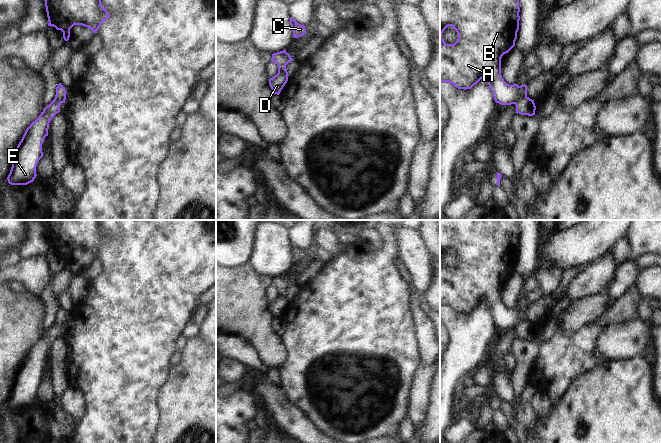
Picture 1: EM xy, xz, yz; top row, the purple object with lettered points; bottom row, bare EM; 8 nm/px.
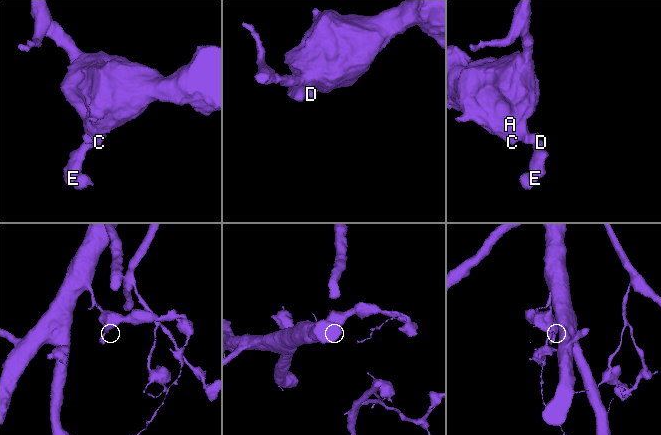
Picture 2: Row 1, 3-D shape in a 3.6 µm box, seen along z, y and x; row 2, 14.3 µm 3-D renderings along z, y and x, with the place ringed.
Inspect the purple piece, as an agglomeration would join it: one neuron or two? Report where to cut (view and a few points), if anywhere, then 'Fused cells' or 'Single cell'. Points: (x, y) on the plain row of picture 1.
Split along yz (526, 319), (515, 328). Fused cells.

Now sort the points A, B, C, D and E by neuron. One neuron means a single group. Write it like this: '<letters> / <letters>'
A B C / D E

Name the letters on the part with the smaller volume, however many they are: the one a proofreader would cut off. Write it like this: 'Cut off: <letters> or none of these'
Cut off: D, E

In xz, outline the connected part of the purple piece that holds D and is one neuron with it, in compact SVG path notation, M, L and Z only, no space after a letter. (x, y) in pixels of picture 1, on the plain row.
M277 297L274 301L269 303L269 309L273 317L279 319L287 305L288 300L281 297Z

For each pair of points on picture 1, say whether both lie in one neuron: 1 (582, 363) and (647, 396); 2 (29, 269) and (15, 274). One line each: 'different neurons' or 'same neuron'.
1: different neurons
2: same neuron

